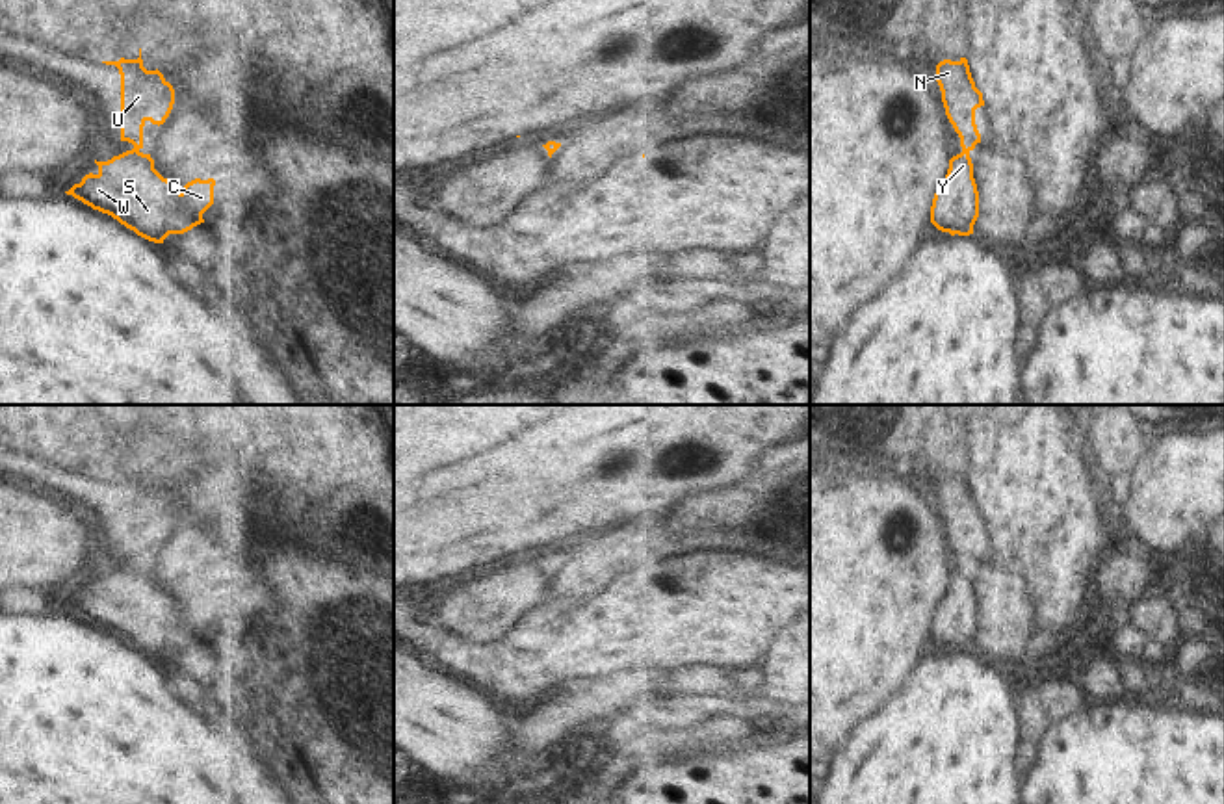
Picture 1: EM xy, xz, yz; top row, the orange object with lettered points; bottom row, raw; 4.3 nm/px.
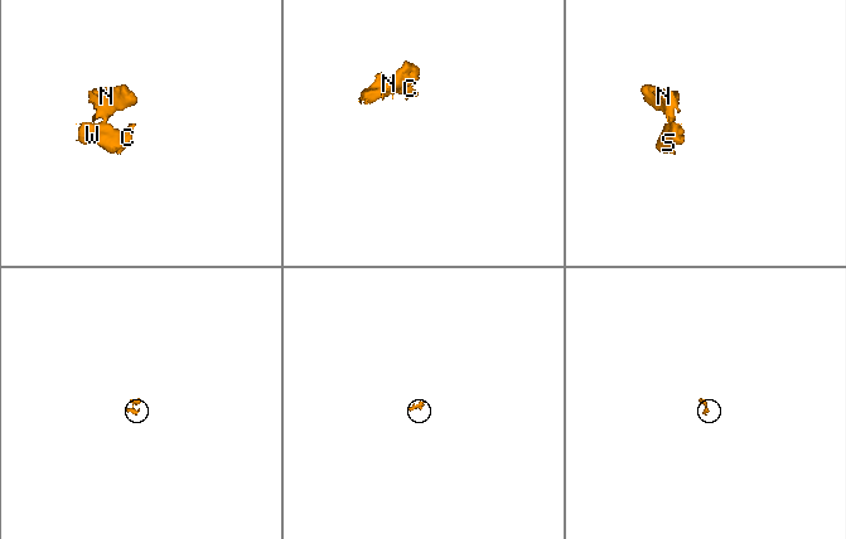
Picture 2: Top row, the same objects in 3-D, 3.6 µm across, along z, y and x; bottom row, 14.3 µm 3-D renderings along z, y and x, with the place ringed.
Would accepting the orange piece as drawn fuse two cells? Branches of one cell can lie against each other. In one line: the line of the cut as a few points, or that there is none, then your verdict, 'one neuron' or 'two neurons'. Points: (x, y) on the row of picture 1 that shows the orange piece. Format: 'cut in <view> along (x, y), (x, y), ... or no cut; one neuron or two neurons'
cut in yz along (963, 147), (968, 151); two neurons

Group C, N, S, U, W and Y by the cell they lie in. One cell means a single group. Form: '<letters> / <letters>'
C S W Y / N U

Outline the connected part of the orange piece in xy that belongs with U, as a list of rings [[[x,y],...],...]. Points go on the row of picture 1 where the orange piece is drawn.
[[[141,48],[137,59],[102,61],[106,65],[115,65],[121,74],[121,141],[128,141],[137,149],[143,149],[143,126],[147,121],[152,124],[163,124],[175,104],[175,89],[156,71],[147,71],[141,59]]]

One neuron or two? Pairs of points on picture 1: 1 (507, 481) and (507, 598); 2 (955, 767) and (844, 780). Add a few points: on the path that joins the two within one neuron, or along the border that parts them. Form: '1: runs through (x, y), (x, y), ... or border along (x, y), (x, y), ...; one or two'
1: border along (498, 563), (483, 570); two
2: runs through (927, 780), (872, 780); one

